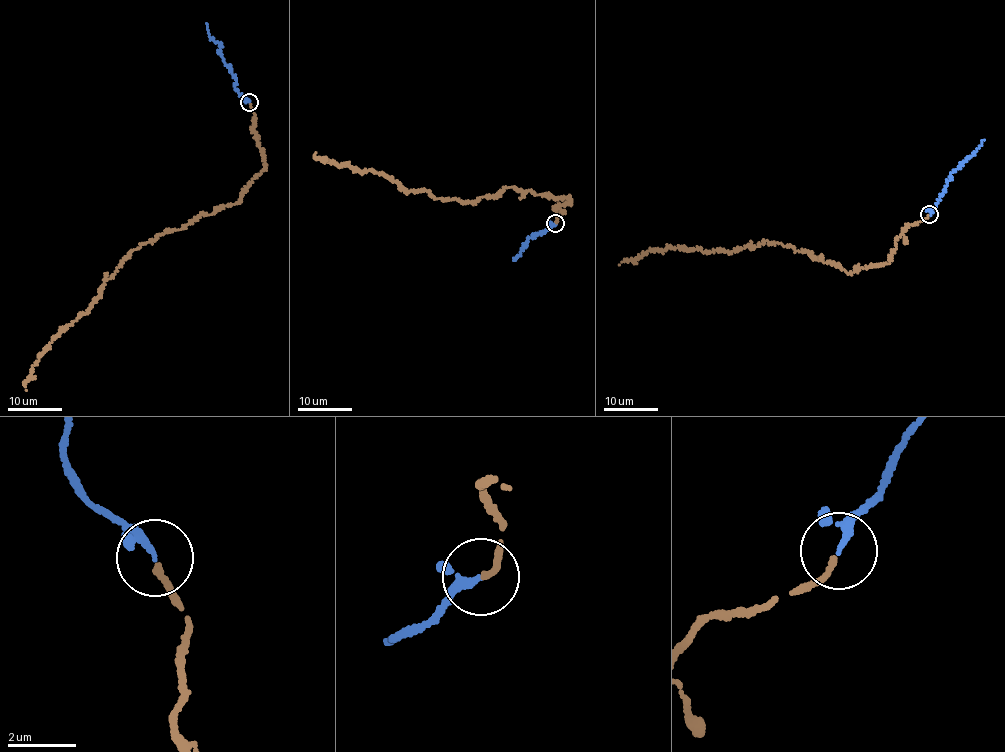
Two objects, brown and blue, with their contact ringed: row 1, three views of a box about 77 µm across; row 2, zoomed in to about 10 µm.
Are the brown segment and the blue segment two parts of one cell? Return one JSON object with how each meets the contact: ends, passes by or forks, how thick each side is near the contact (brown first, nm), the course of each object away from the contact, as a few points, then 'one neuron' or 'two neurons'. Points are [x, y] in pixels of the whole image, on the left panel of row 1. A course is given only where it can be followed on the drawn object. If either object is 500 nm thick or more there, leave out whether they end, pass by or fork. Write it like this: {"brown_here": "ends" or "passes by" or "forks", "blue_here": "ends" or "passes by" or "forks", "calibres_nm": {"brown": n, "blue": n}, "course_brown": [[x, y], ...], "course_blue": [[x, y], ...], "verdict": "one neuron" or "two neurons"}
{"brown_here": "ends", "blue_here": "passes by", "calibres_nm": {"brown": 180, "blue": 170}, "course_brown": [[250, 103], [262, 173], [239, 202], [164, 231], [124, 257], [86, 312], [40, 354], [25, 390]], "course_blue": [[249, 103], [238, 92], [235, 77], [224, 62], [219, 44], [210, 36], [207, 23]], "verdict": "one neuron"}

